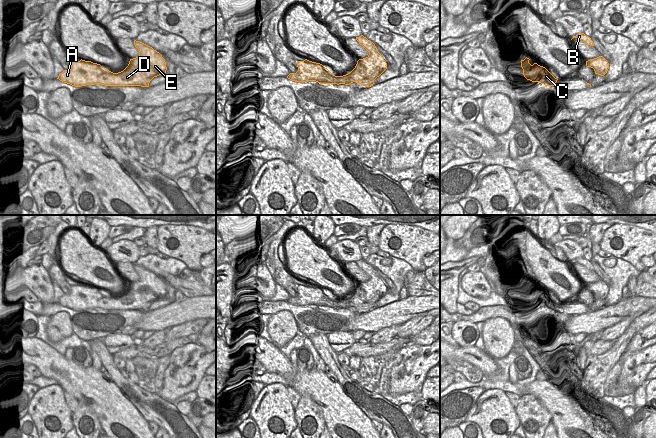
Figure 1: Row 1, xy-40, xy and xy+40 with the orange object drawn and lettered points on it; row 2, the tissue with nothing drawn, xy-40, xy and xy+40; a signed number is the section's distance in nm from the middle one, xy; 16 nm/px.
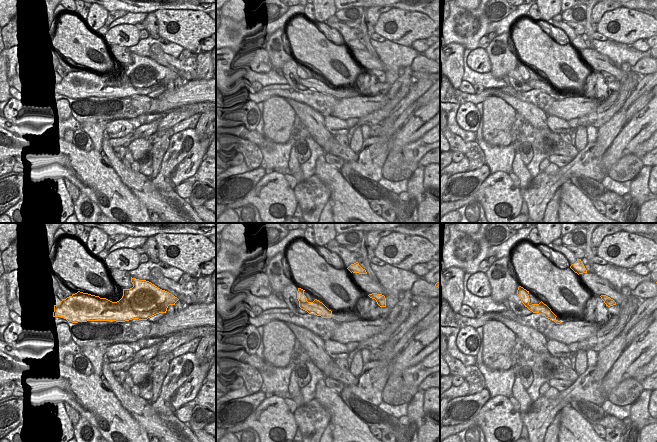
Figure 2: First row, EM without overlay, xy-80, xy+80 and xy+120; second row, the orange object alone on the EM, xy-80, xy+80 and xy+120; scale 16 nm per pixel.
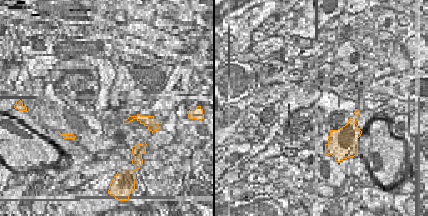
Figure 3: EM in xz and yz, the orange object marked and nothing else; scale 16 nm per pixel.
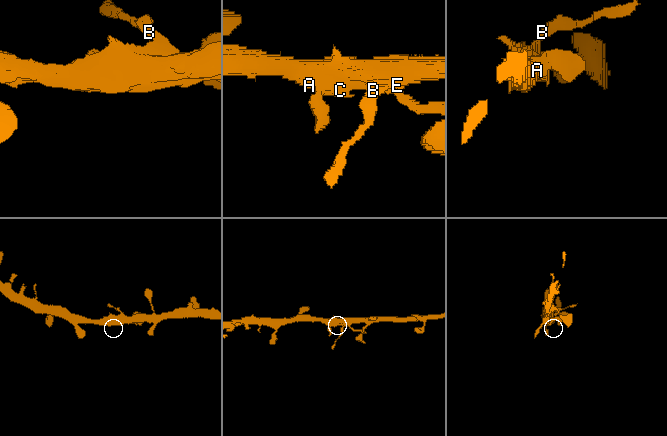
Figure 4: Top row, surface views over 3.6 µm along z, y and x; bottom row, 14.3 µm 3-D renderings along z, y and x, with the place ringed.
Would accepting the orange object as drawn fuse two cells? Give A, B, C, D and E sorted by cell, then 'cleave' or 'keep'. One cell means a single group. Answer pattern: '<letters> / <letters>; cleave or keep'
A C D E / B; cleave

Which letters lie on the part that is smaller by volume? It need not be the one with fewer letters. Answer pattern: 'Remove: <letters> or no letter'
Remove: B

